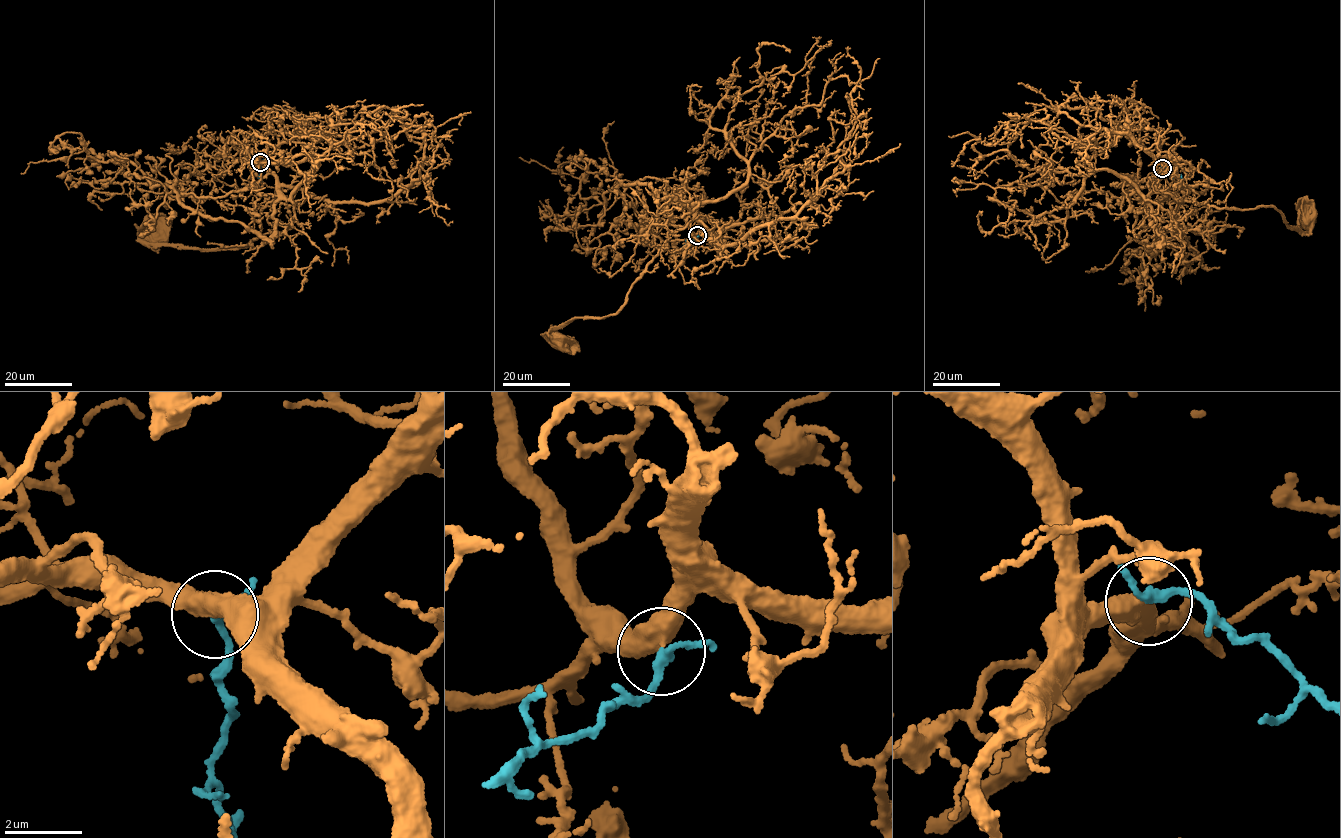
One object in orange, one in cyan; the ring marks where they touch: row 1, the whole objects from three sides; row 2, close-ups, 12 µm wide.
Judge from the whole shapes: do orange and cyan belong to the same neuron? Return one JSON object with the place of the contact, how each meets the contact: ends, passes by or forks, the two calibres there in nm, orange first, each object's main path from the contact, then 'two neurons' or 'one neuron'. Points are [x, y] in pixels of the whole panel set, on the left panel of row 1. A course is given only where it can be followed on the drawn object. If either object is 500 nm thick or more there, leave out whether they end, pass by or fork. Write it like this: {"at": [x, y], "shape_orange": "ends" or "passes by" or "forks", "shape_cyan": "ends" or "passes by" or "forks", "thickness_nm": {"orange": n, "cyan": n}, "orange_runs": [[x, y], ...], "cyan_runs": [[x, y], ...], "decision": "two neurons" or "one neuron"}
{"at": [260, 162], "shape_orange": "passes by", "shape_cyan": "passes by", "thickness_nm": {"orange": 440, "cyan": 200}, "orange_runs": [[260, 162], [276, 178], [276, 190], [259, 217], [261, 233], [248, 246], [201, 252], [154, 249], [154, 233]], "cyan_runs": [[260, 162], [262, 179]], "decision": "one neuron"}

